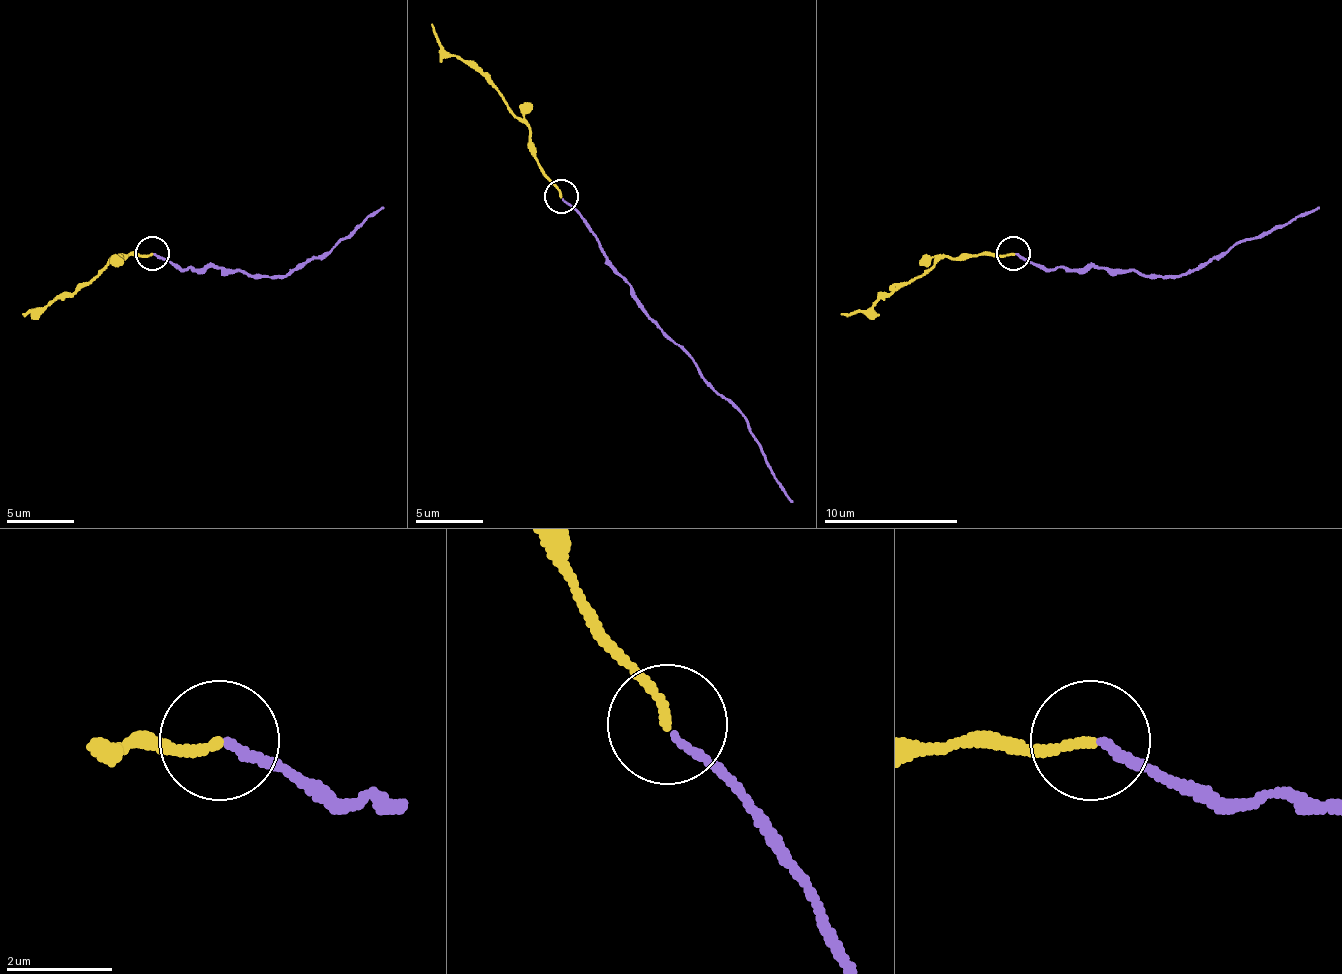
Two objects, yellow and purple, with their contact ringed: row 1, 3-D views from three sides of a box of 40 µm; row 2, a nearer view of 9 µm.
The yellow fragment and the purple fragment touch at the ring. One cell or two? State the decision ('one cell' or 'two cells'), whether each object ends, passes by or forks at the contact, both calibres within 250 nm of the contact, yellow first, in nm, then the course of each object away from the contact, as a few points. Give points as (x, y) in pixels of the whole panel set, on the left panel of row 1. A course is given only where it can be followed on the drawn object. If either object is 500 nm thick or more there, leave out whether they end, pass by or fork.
one cell; yellow ends; purple ends; calibres 170 and 130 nm; course yellow (153, 254), (116, 257), (69, 294), (22, 315); course purple (153, 254), (180, 268), (226, 268), (284, 278), (320, 257), (337, 241), (384, 207)

